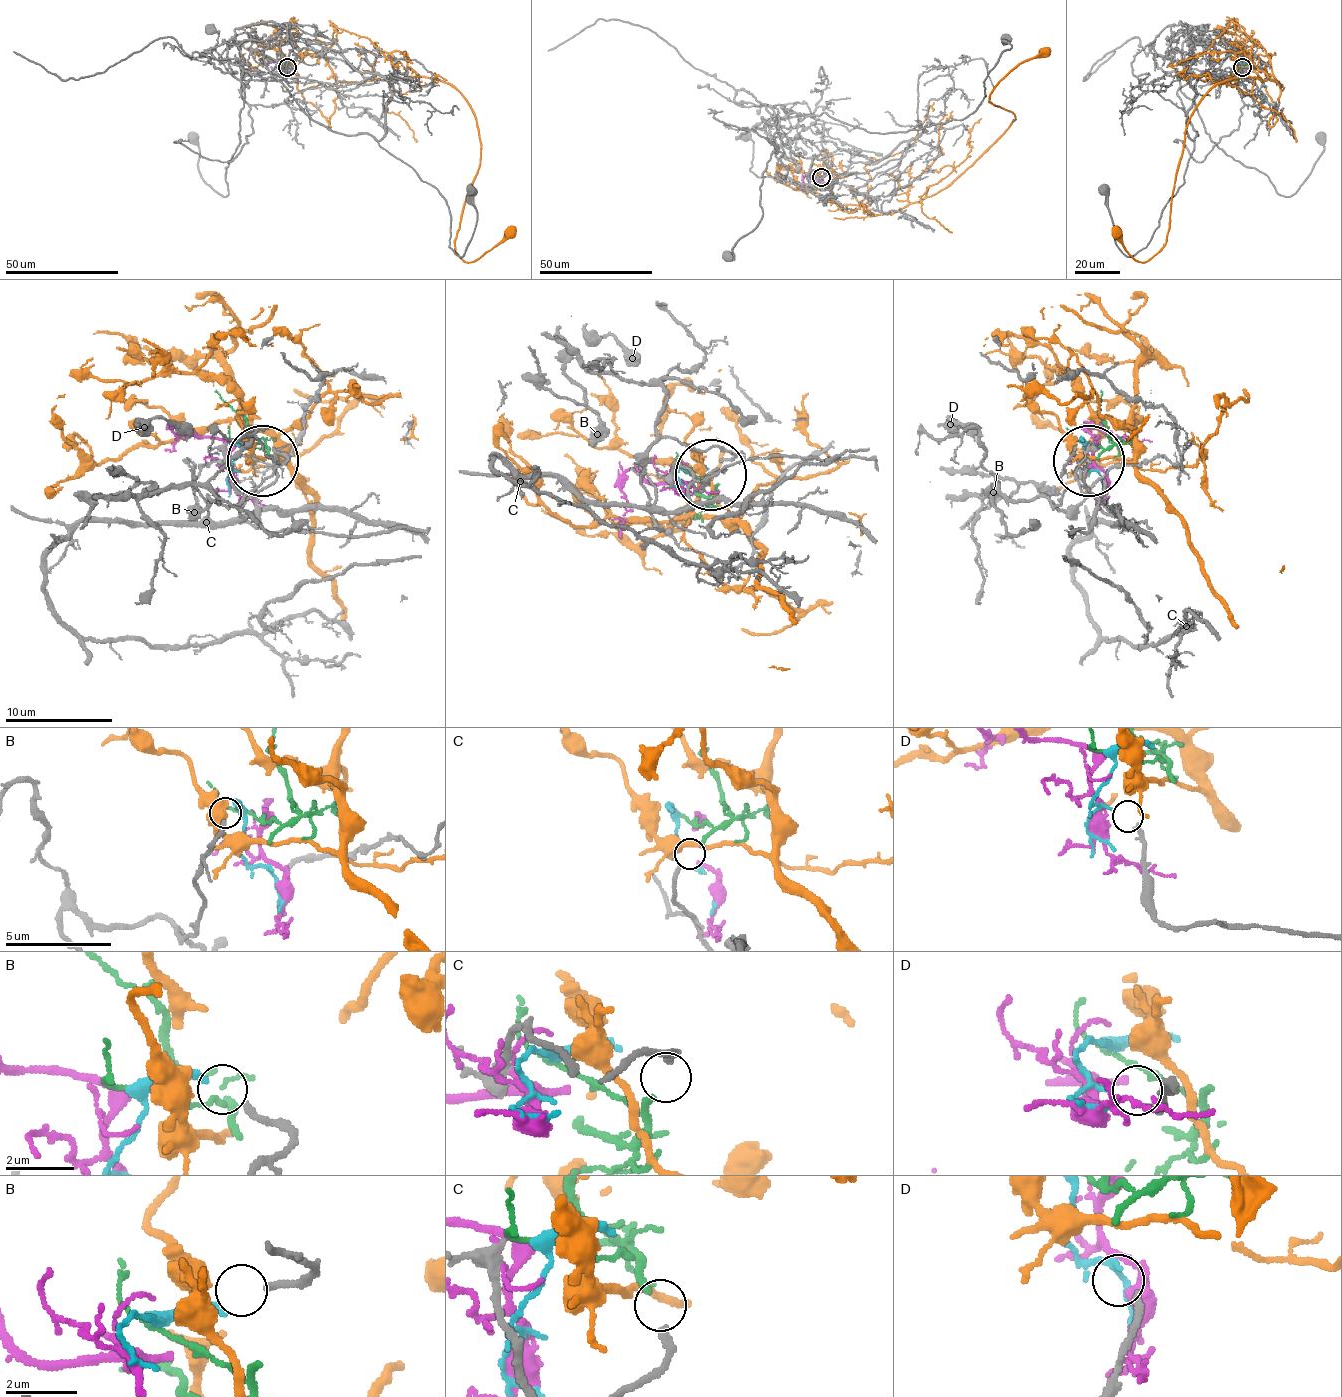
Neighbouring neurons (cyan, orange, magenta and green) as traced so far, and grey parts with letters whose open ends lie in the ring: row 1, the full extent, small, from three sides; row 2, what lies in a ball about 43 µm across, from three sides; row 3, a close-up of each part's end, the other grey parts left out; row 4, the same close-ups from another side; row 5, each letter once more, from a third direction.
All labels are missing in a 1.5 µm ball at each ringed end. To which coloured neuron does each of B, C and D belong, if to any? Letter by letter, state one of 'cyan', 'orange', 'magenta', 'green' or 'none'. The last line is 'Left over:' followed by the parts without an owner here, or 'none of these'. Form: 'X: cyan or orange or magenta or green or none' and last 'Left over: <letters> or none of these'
B: none
C: green
D: none
Left over: B, D

